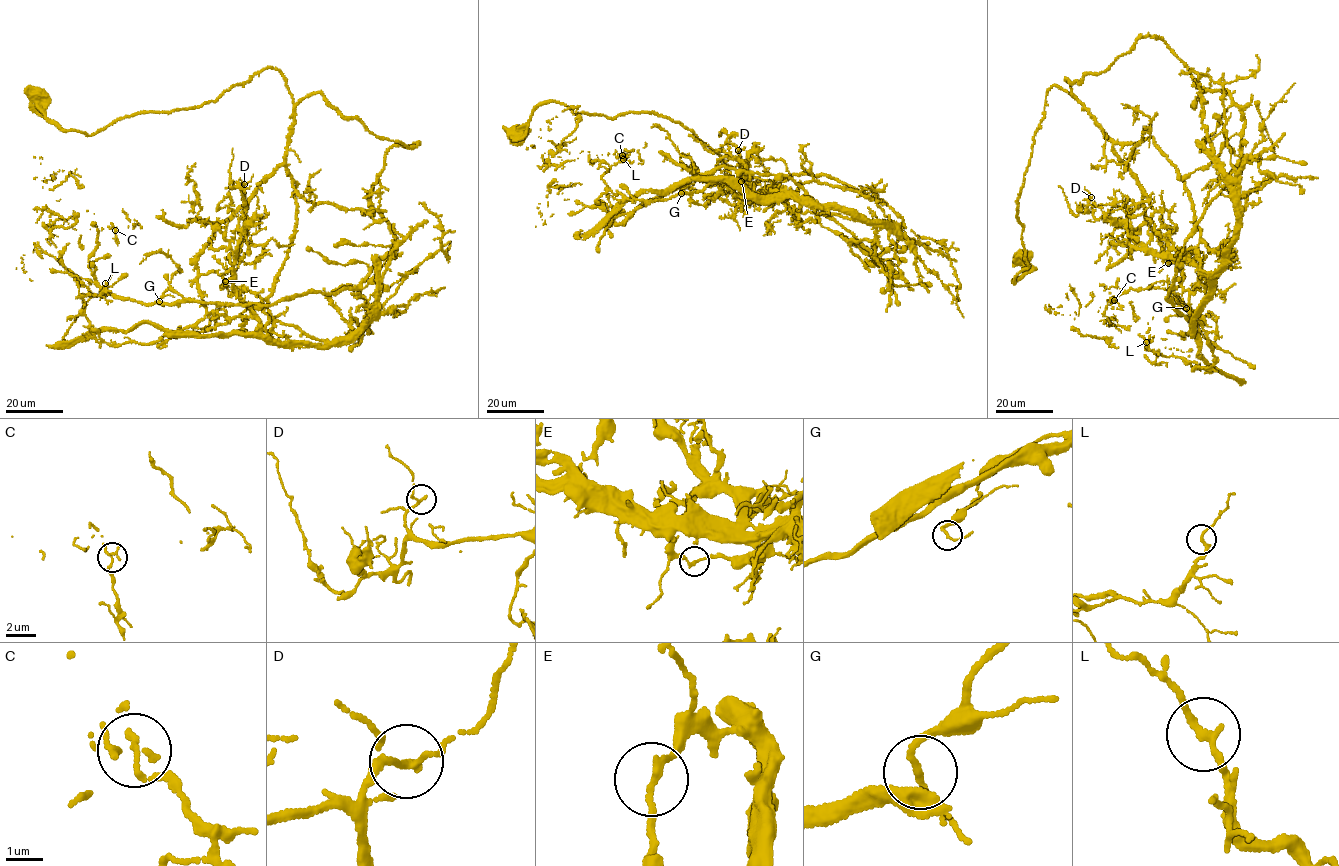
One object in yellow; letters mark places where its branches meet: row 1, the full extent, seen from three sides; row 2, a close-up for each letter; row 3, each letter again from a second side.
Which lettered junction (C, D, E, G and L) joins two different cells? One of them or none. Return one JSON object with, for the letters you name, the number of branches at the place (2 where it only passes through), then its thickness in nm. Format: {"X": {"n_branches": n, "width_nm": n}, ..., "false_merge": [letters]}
{"E": {"n_branches": 2, "width_nm": 170}, "false_merge": ["E"]}

